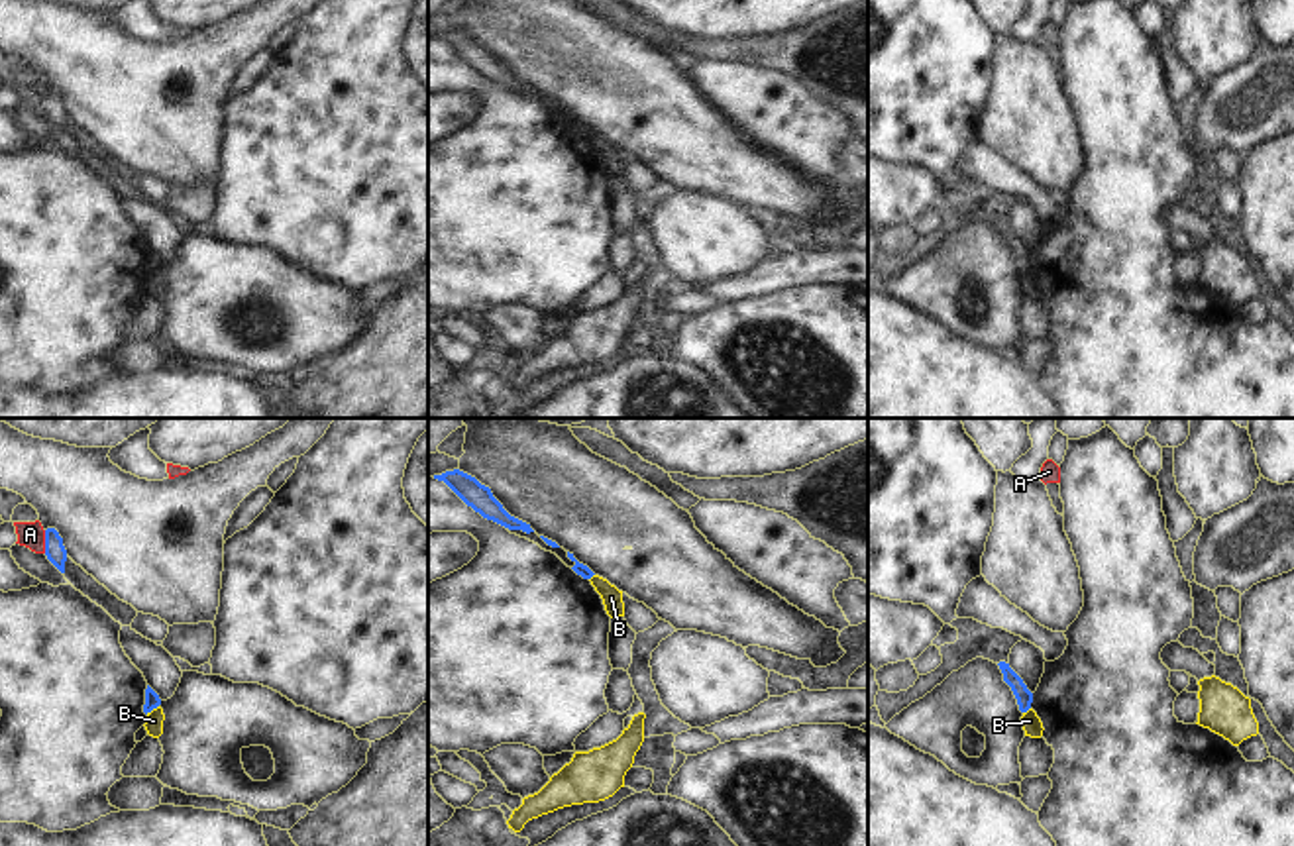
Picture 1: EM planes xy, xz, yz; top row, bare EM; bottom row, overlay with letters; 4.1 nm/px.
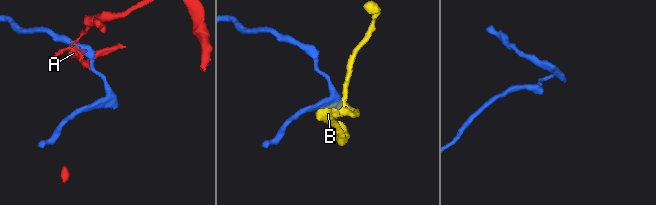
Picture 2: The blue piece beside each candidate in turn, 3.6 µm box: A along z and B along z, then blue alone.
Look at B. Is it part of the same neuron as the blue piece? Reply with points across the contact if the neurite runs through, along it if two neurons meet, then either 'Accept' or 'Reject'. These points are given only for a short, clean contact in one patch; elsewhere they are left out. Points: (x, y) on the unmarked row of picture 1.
Boundary: xy (158, 265), (146, 273). Reject

